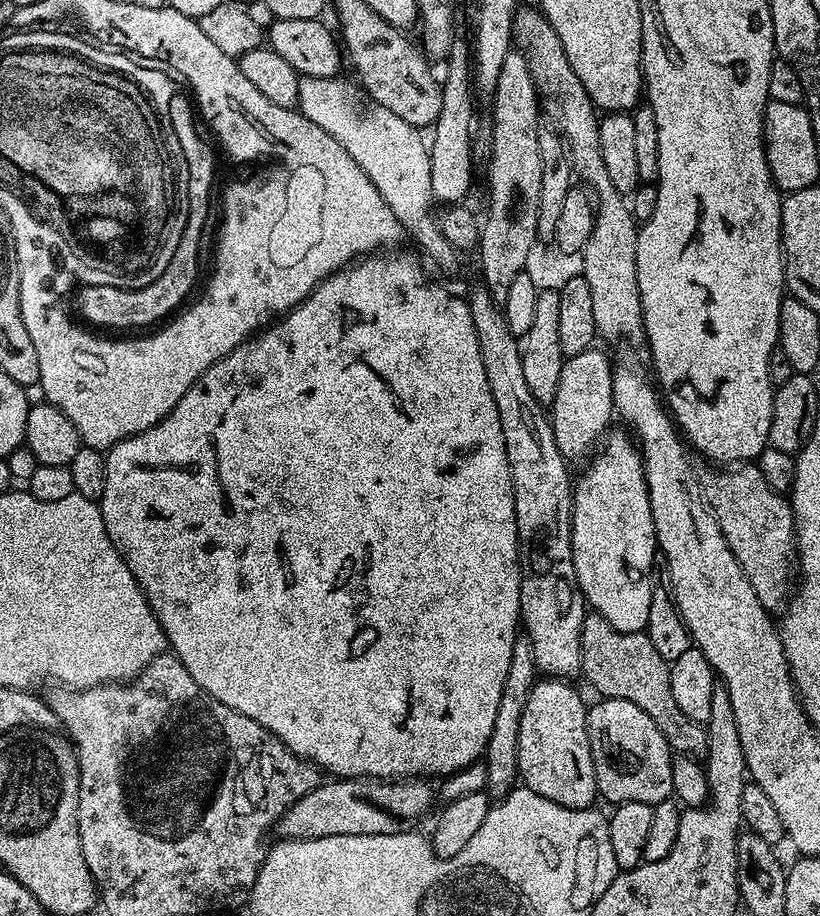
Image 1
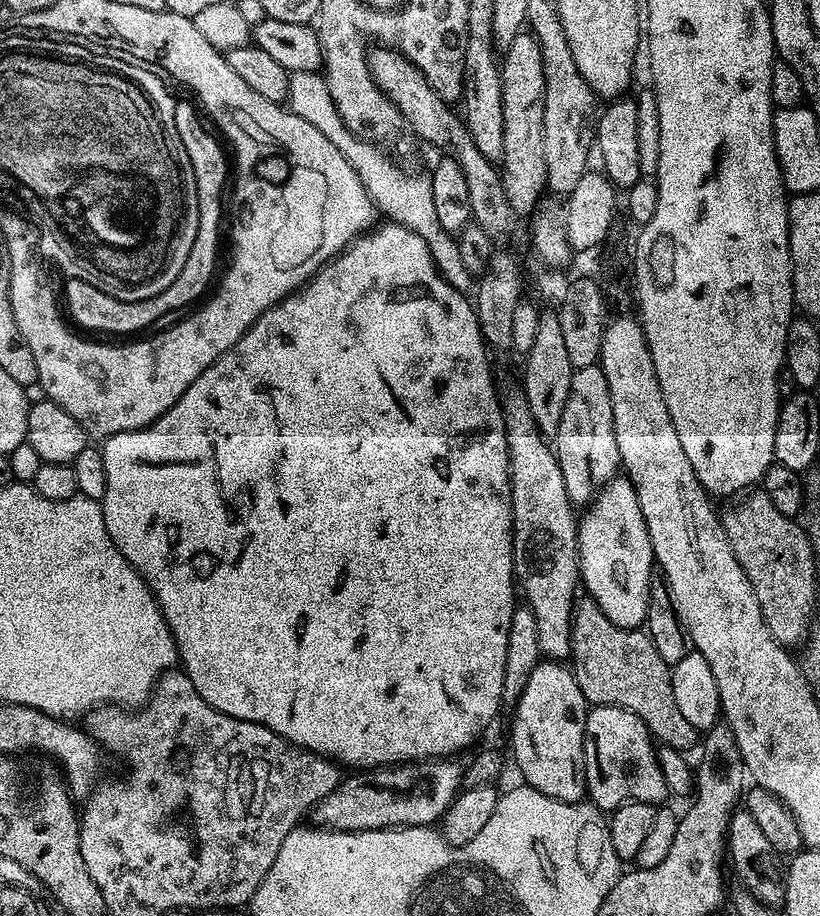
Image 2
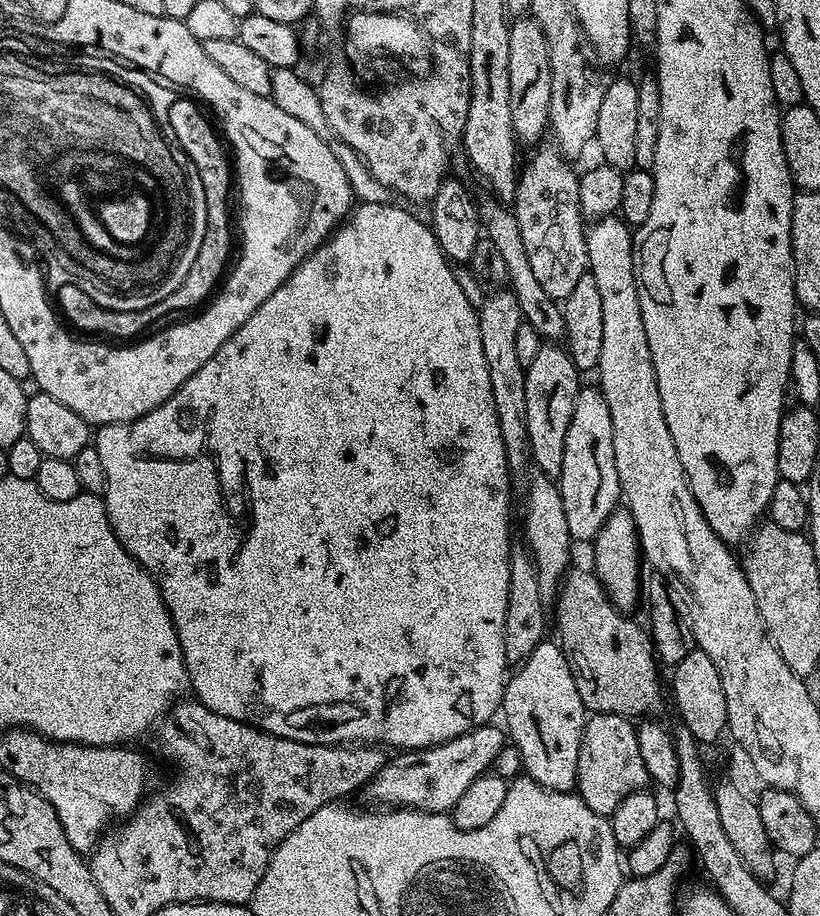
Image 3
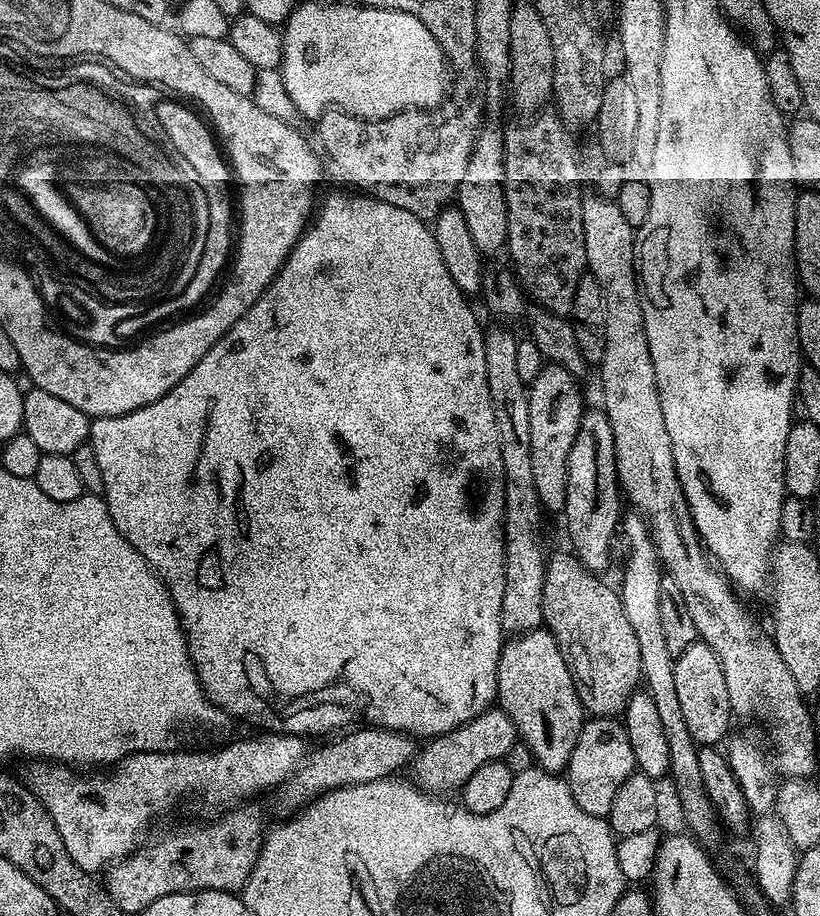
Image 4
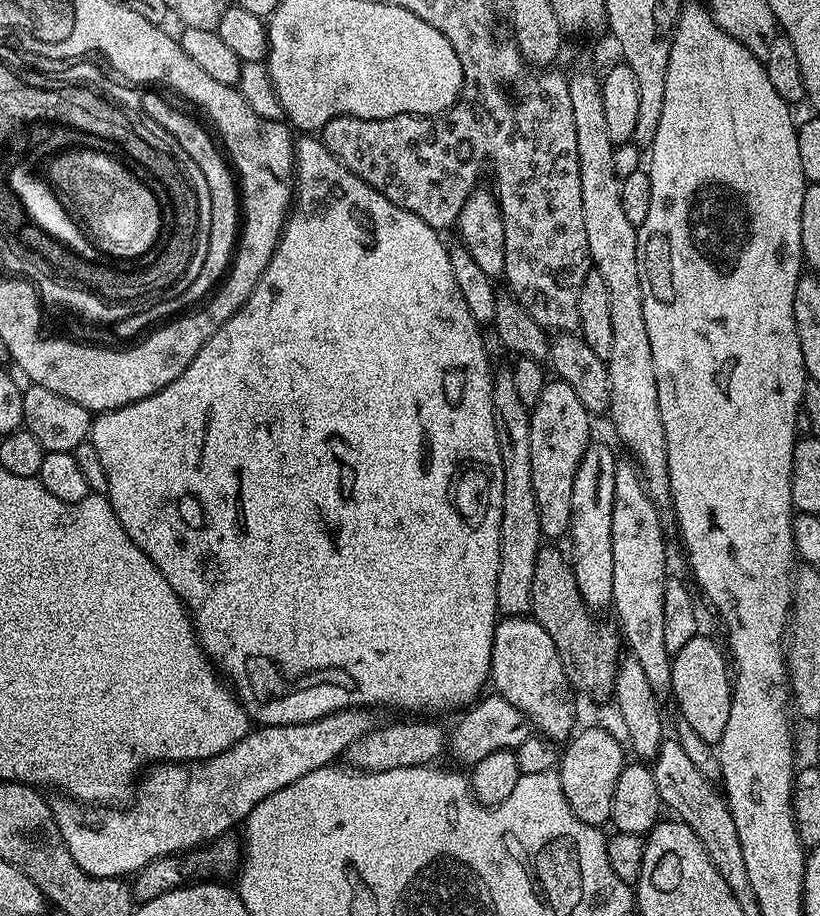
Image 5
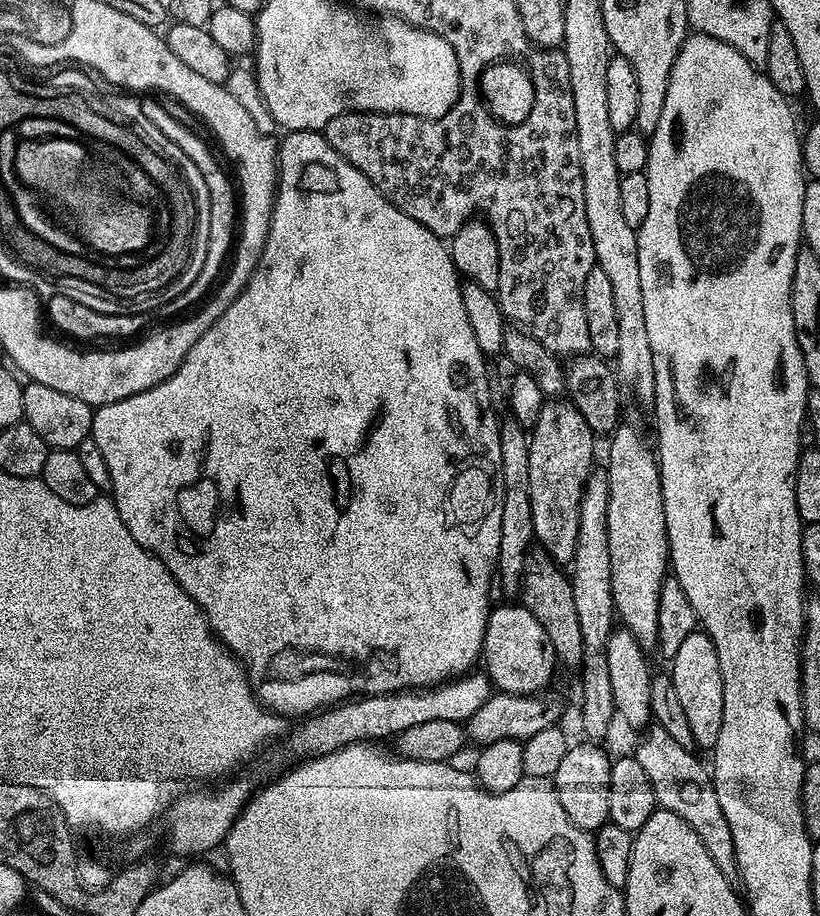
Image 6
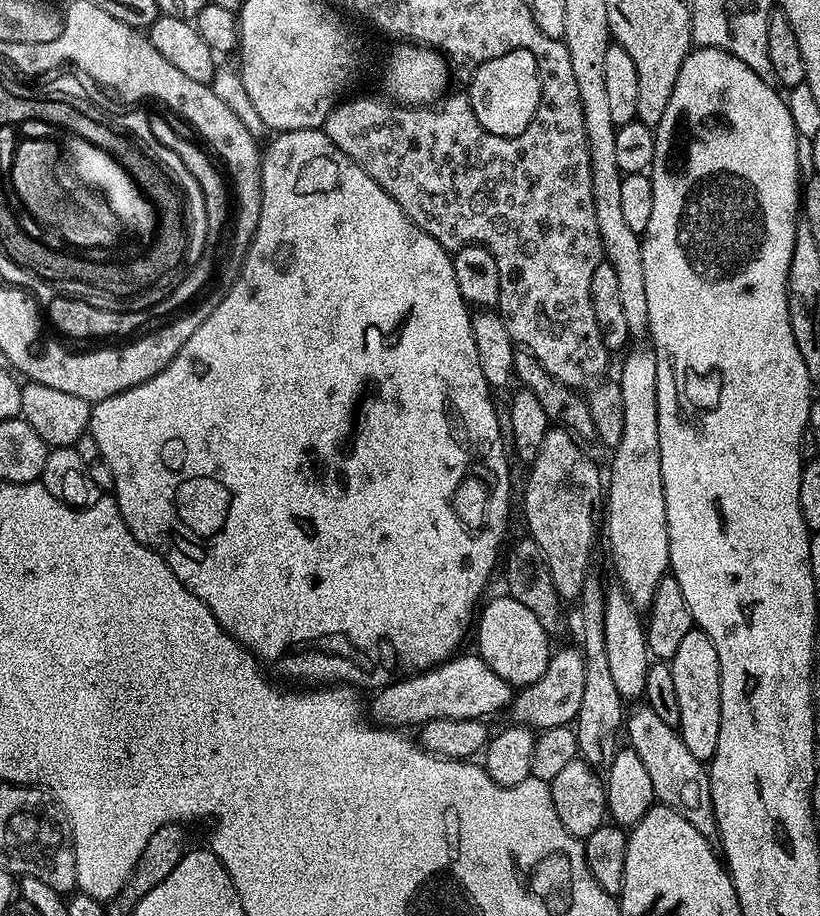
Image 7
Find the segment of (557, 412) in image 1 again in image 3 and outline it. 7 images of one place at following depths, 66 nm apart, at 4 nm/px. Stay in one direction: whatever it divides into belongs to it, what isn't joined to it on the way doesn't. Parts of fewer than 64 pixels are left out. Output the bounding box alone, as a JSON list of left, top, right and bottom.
[558,387,622,541]

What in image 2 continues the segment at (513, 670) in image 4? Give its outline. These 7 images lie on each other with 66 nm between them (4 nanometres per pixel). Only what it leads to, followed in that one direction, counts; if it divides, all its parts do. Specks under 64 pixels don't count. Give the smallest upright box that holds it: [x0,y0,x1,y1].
[512,659,590,804]

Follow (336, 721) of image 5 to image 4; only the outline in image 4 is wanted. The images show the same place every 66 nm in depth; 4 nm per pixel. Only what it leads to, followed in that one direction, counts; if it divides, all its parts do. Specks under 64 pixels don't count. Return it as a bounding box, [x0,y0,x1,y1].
[22,732,306,874]

